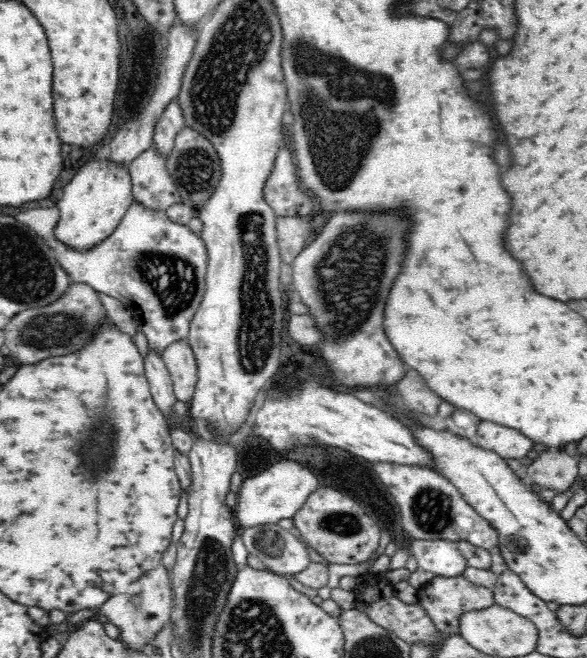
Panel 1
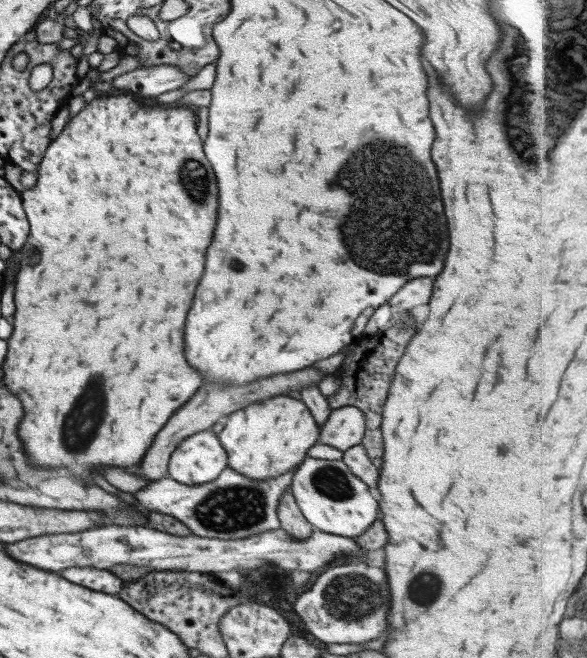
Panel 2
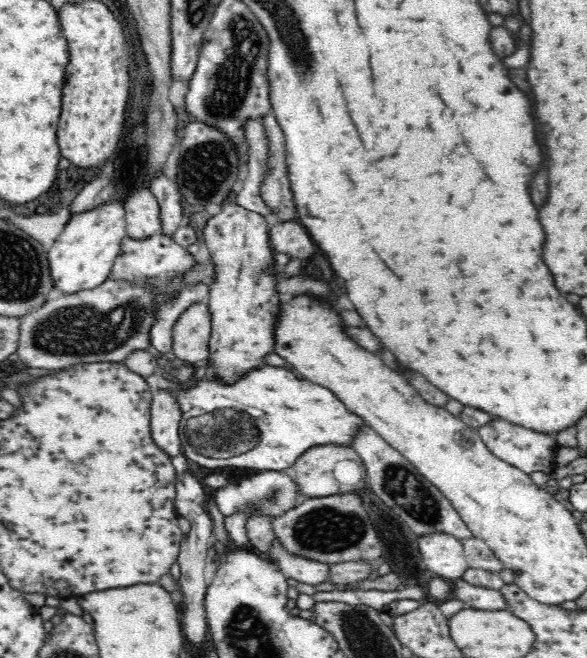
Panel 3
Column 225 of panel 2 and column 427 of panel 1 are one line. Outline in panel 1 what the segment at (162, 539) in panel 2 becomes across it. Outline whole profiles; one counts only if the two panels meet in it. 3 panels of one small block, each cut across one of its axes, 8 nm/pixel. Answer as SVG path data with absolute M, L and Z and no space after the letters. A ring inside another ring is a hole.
M413 539L411 550L418 566L435 576L457 577L468 566L457 542Z

